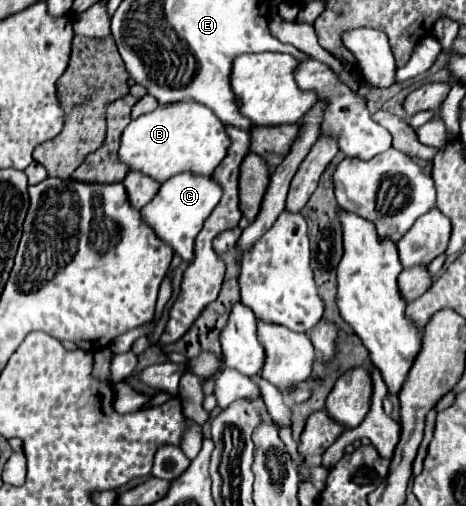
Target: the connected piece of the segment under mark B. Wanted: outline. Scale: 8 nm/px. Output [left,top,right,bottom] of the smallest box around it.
[118,100,230,182]

